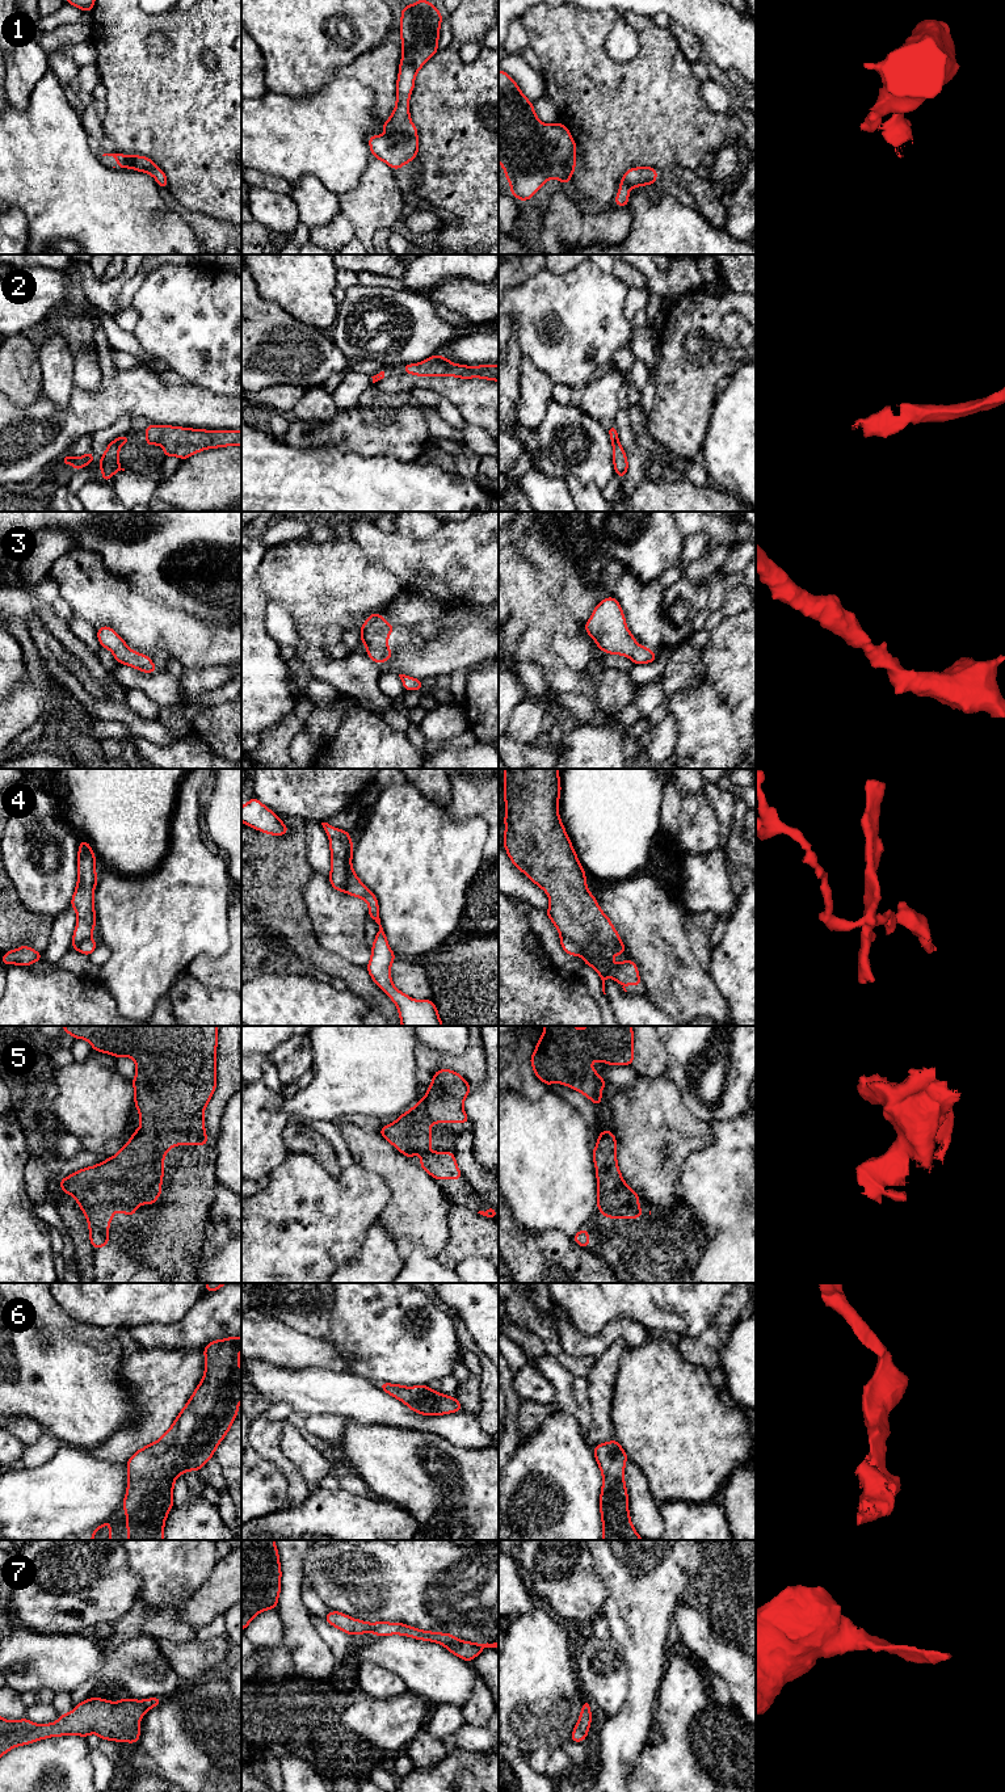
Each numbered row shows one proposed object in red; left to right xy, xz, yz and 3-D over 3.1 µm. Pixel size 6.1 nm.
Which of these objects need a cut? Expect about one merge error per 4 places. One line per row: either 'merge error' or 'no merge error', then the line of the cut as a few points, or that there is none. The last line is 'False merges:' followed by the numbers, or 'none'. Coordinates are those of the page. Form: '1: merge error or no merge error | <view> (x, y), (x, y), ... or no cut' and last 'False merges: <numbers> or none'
1: no merge error | no cut
2: no merge error | no cut
3: no merge error | no cut
4: merge error | xz (329, 837), (337, 837), (347, 848), (348, 878), (345, 891)
5: no merge error | no cut
6: no merge error | no cut
7: no merge error | no cut
False merges: 4

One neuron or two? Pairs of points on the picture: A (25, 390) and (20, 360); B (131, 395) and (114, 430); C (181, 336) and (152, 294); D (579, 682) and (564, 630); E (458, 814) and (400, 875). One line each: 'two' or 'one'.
A: one
B: two
C: one
D: two
E: two

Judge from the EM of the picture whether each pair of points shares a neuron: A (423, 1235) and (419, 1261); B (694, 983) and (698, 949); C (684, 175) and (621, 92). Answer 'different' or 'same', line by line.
A: different
B: different
C: different

